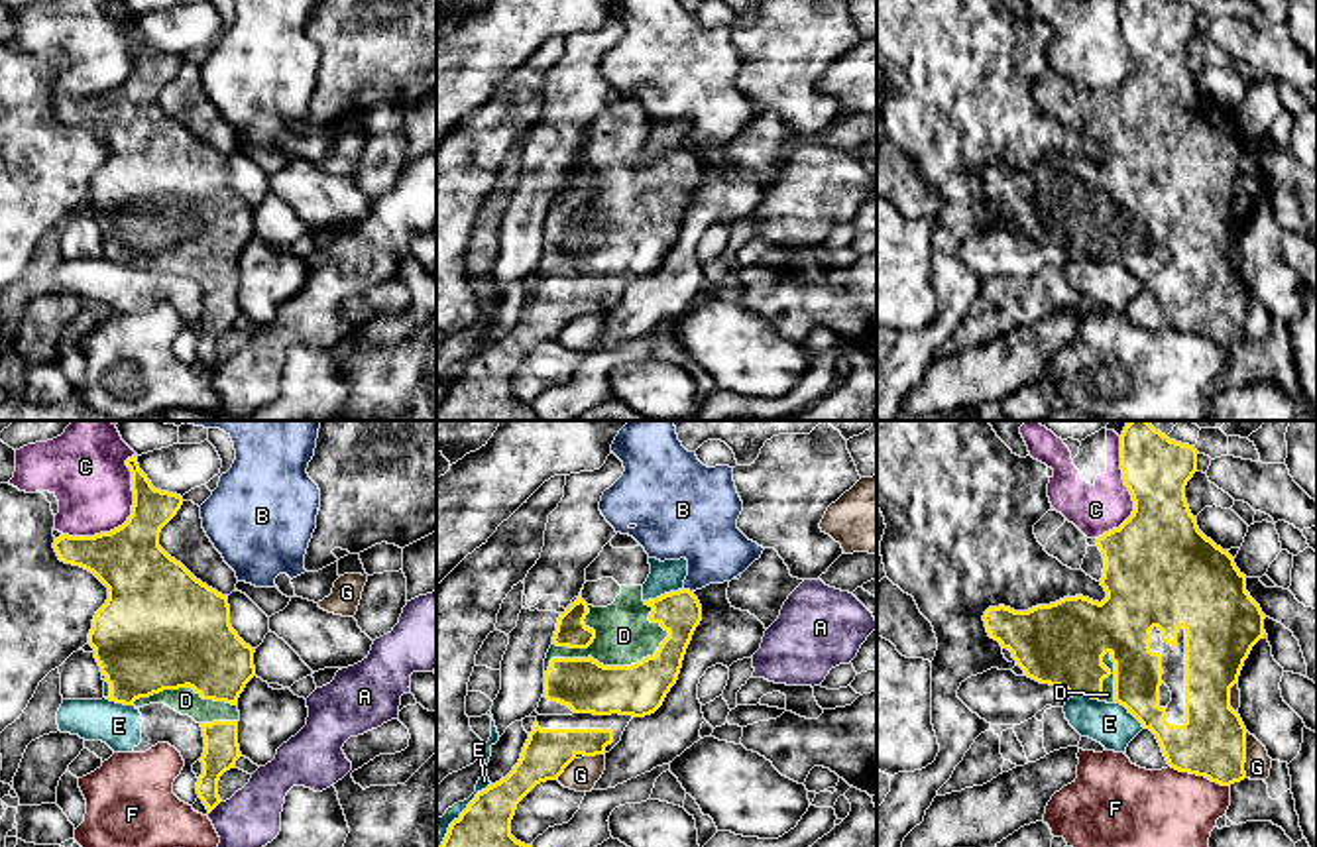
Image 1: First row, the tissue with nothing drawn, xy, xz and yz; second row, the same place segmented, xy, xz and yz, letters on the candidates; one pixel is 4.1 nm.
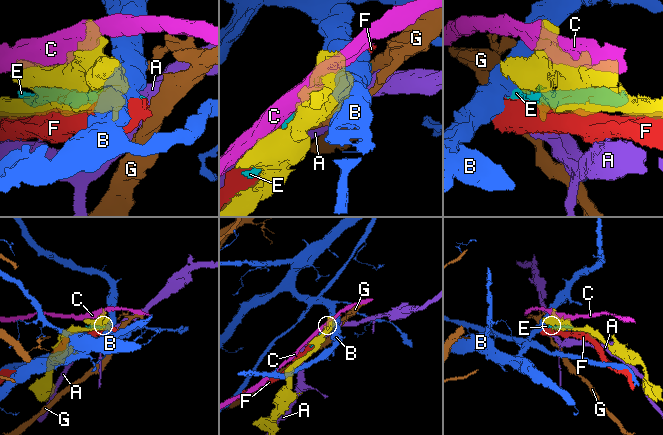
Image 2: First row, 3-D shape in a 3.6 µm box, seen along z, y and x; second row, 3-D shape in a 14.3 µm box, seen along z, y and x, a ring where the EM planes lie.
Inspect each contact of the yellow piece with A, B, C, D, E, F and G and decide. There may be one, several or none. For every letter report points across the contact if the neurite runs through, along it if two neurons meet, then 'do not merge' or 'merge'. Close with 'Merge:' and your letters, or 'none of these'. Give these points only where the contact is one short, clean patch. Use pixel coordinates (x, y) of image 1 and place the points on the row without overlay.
A: do not merge
B: do not merge
C: do not merge
D: merge
E: do not merge
F: do not merge
G: do not merge
Merge: D

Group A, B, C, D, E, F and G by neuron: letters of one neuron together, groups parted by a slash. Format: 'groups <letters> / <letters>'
groups A / B / C / D / E / F / G

